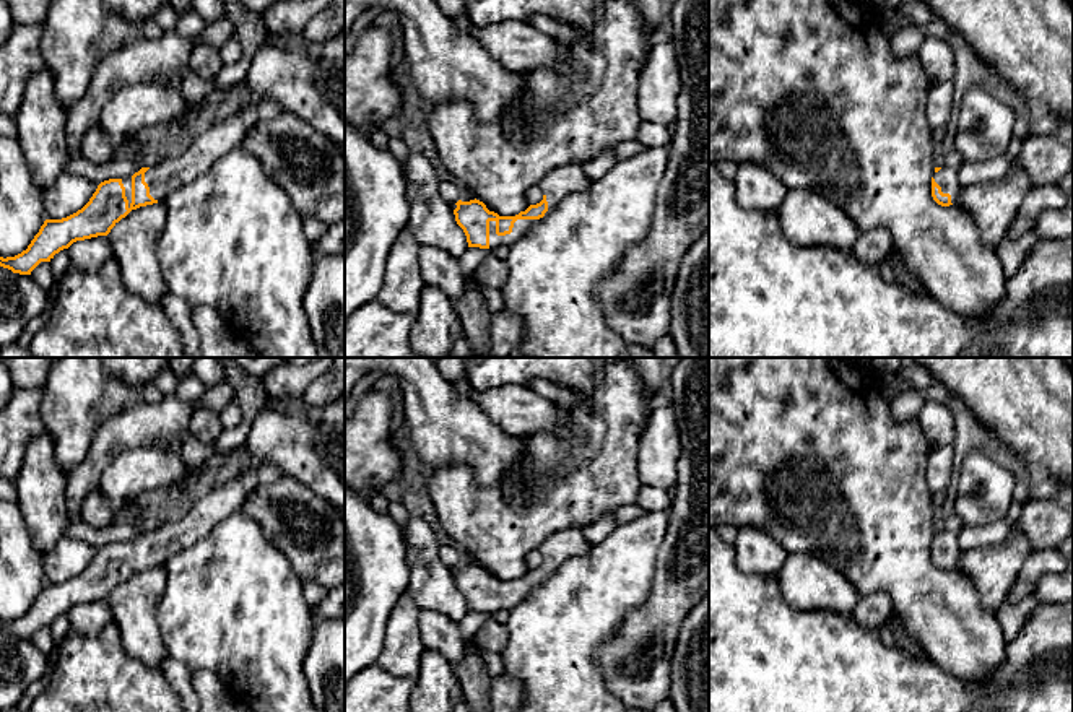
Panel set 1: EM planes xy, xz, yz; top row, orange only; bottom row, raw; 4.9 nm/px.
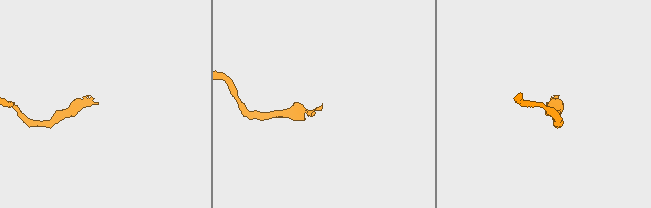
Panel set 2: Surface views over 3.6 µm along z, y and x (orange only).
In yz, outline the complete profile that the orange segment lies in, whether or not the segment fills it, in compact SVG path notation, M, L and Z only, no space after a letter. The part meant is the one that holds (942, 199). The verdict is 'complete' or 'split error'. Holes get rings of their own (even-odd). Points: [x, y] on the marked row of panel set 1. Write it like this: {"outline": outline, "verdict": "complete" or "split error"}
{"outline": "M935 167L932 177L932 197L941 206L956 205L961 192L958 171L951 167Z", "verdict": "split error"}

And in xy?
{"outline": "M252 96L234 115L197 135L182 154L141 167L132 177L101 182L81 210L62 219L46 219L28 249L15 257L0 257L0 267L31 275L41 262L50 262L73 242L107 236L132 210L163 202L242 145L258 102L260 99Z", "verdict": "split error"}

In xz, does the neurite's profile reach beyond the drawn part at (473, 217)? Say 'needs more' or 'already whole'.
needs more

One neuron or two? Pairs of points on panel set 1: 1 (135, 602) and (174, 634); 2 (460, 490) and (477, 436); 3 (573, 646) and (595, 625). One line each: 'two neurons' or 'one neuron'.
1: two neurons
2: two neurons
3: one neuron

